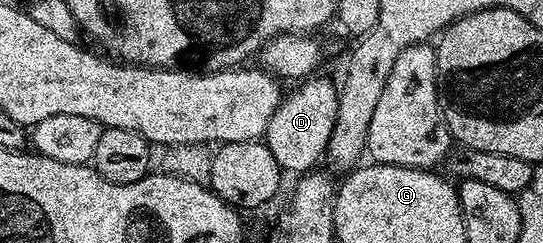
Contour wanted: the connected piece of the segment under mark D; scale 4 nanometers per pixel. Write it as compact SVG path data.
M316 77L303 79L297 85L300 87L289 98L287 95L281 101L274 116L270 116L270 124L264 130L263 141L270 148L270 152L274 152L274 160L278 160L281 171L311 171L315 167L312 165L327 155L330 132L338 116L340 91L335 81L332 83L328 78Z

